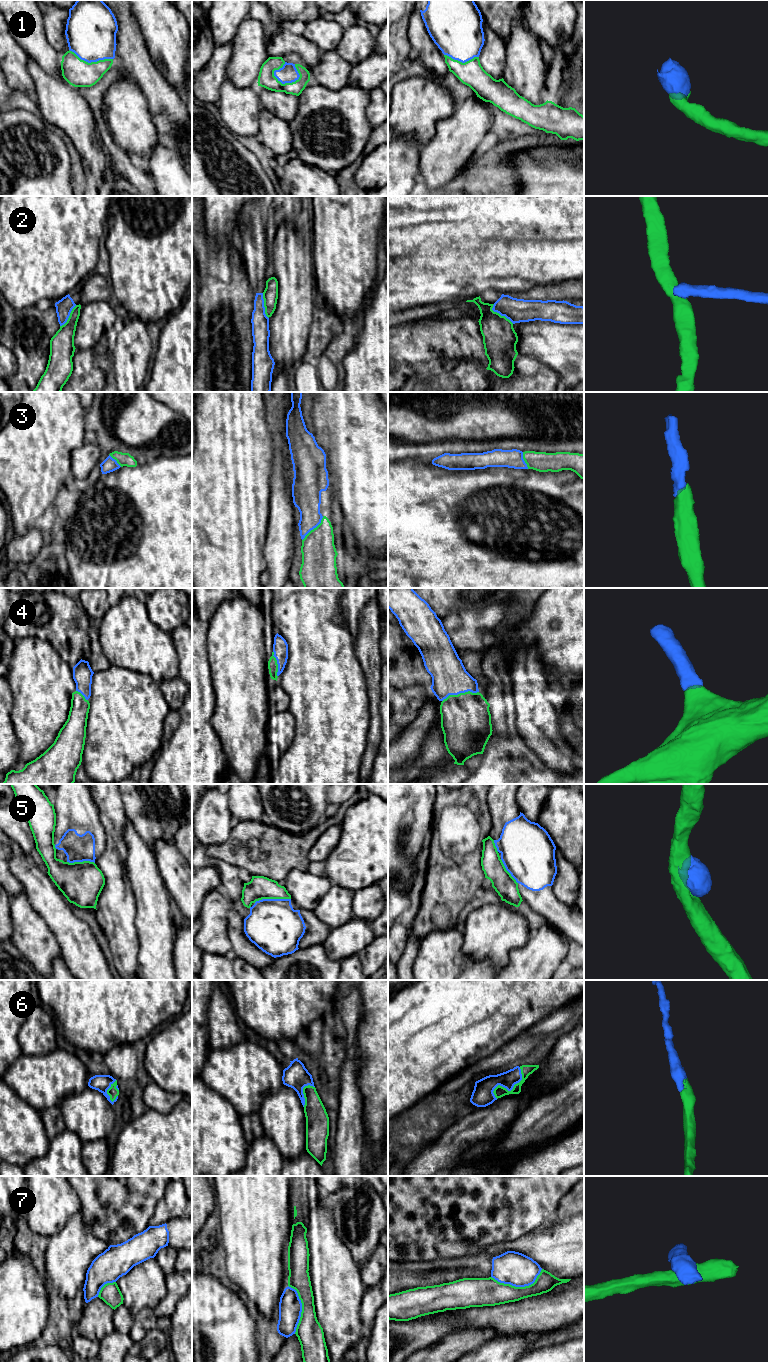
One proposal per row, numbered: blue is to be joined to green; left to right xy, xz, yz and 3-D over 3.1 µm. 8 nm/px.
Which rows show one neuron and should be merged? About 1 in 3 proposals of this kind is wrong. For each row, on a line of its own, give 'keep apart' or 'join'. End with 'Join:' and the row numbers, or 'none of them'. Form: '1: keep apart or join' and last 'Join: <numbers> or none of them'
1: join
2: keep apart
3: join
4: join
5: keep apart
6: join
7: keep apart
Join: 1, 3, 4, 6

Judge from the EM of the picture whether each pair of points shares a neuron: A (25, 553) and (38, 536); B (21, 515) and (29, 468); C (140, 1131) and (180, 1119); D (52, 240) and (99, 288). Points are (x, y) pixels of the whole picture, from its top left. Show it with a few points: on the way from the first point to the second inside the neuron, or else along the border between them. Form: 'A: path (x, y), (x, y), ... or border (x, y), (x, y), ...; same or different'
A: path (25, 549), (34, 540); same
B: path (29, 503), (29, 480); same
C: path (150, 1131), (168, 1131), (170, 1129); same
D: border (93, 271), (85, 279); different

